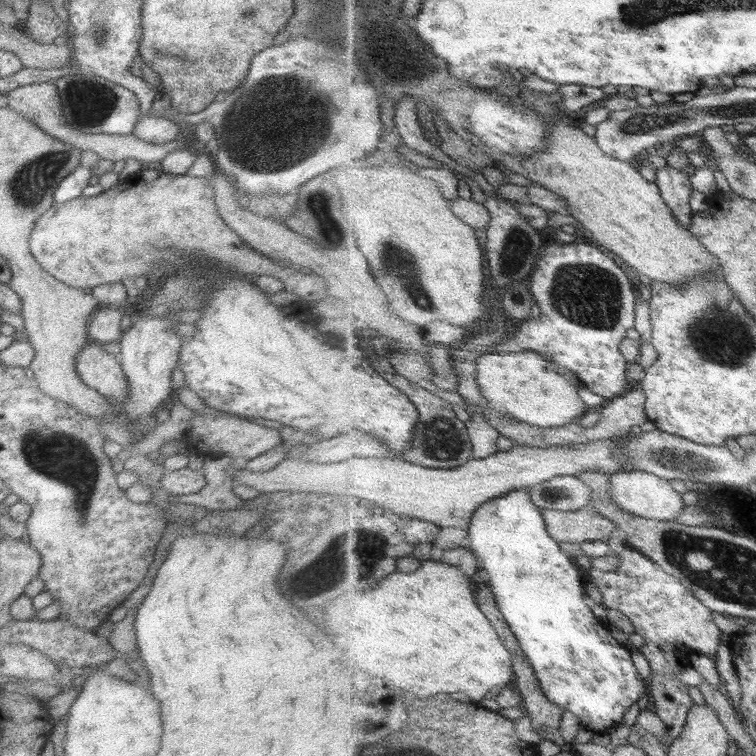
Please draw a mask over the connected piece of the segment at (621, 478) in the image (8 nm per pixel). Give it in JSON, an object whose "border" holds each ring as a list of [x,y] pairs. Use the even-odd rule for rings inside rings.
{"border":[[[627,469],[612,475],[612,496],[628,512],[648,519],[673,521],[682,514],[686,504],[684,494],[674,490],[670,479],[646,470]]]}

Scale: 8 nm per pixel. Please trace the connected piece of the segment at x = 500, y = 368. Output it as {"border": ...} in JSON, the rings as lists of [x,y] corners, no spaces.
{"border":[[[538,352],[486,353],[478,359],[477,380],[484,396],[490,400],[492,405],[509,411],[522,423],[530,423],[542,428],[561,427],[577,422],[589,410],[588,404],[580,397],[579,388],[576,388],[568,377],[558,372],[558,366],[554,364],[554,361],[546,360],[546,357]]]}

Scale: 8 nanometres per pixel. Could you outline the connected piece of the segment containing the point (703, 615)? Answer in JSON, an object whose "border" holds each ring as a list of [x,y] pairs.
{"border":[[[630,545],[614,554],[622,556],[620,569],[594,581],[603,594],[604,606],[630,616],[630,620],[636,624],[637,633],[647,639],[648,644],[639,651],[652,666],[650,691],[653,693],[656,712],[672,730],[666,733],[667,745],[672,747],[682,736],[695,704],[694,698],[690,696],[690,685],[678,679],[678,676],[682,676],[684,668],[693,666],[692,654],[714,658],[719,656],[724,632],[714,622],[713,610],[698,599],[680,578],[666,572],[652,557]]]}

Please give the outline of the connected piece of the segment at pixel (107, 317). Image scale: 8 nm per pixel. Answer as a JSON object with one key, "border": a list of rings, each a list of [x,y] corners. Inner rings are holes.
{"border":[[[112,306],[101,308],[99,312],[94,314],[94,318],[88,326],[88,339],[103,345],[120,339],[124,334],[124,330],[120,327],[124,313],[124,308]]]}

